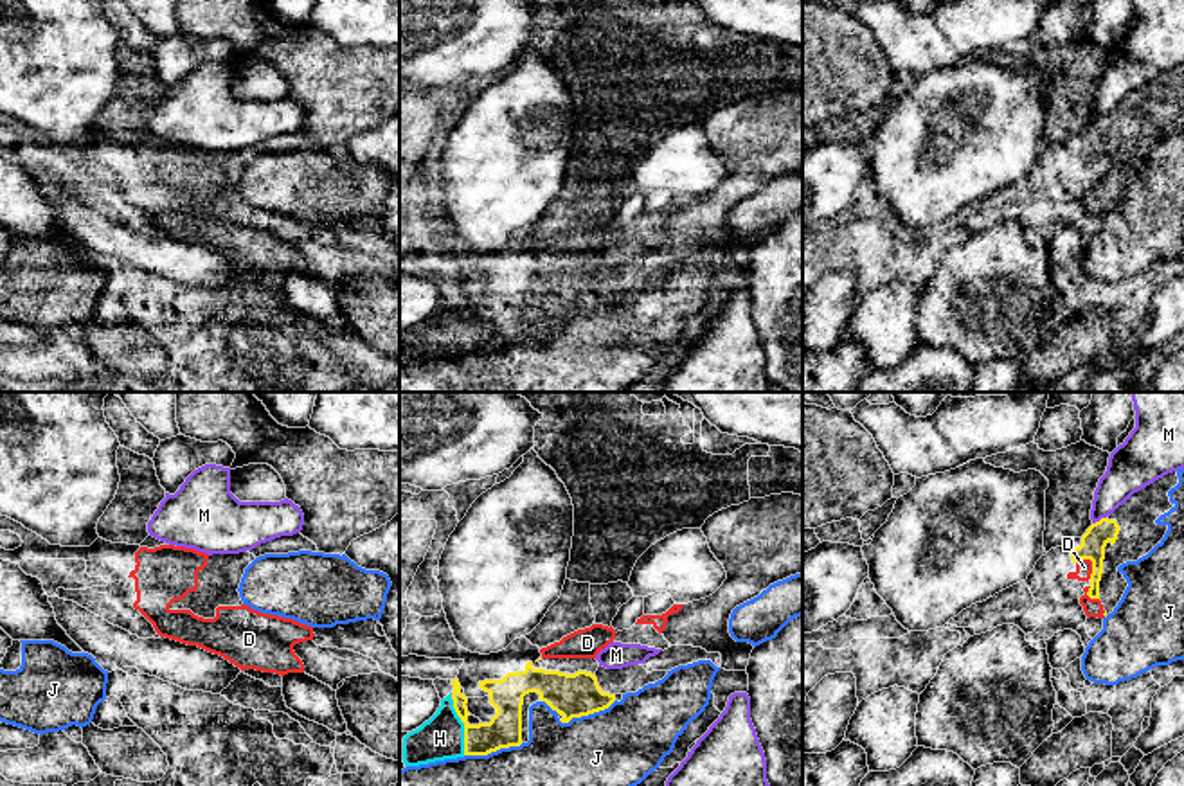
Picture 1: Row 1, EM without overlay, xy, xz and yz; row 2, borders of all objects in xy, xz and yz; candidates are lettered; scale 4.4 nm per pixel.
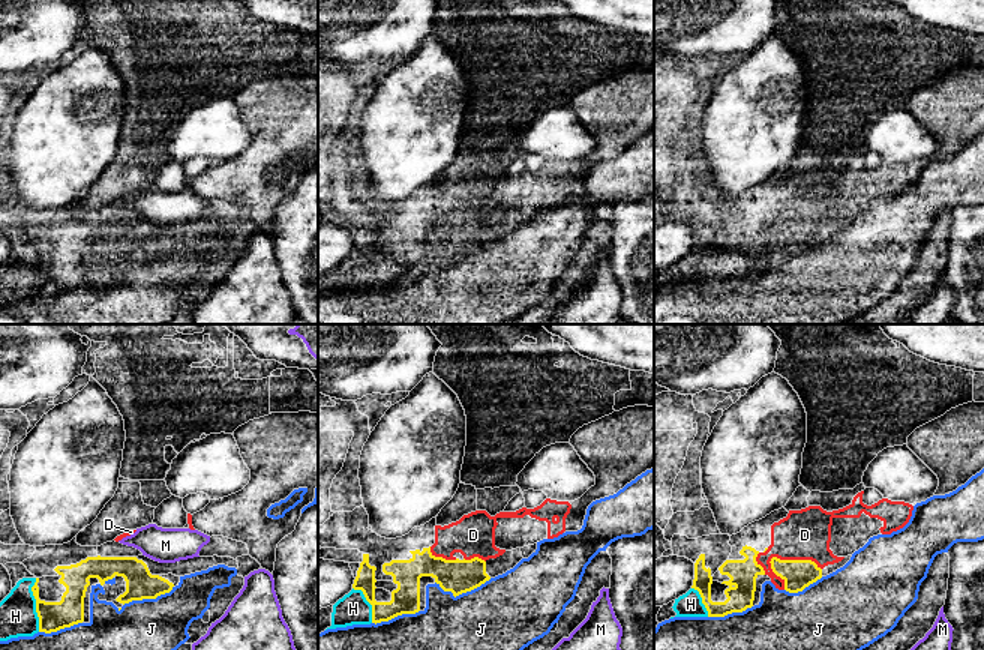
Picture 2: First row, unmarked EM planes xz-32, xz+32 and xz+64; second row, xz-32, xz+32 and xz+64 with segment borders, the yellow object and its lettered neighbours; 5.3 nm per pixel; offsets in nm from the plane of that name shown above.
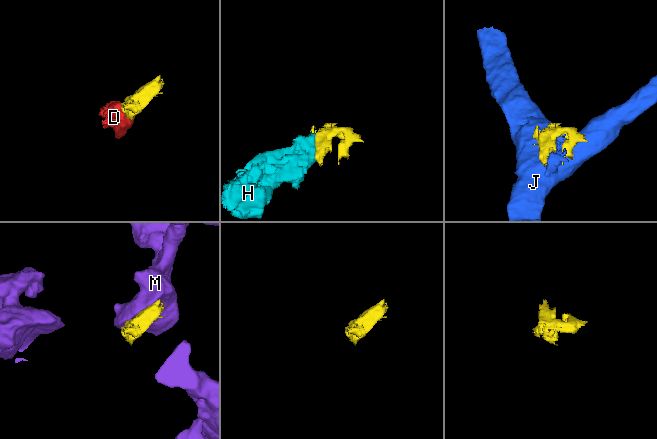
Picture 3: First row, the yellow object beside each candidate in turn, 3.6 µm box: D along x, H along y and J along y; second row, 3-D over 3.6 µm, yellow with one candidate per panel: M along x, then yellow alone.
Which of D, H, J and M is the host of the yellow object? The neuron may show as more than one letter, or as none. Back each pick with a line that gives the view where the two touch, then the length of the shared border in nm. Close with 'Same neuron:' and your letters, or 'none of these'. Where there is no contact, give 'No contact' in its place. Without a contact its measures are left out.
D: Touches yellow in yz. Shared border 110 nm
H: Touches yellow in xz. Shared border 280 nm
Same neuron: D, H

